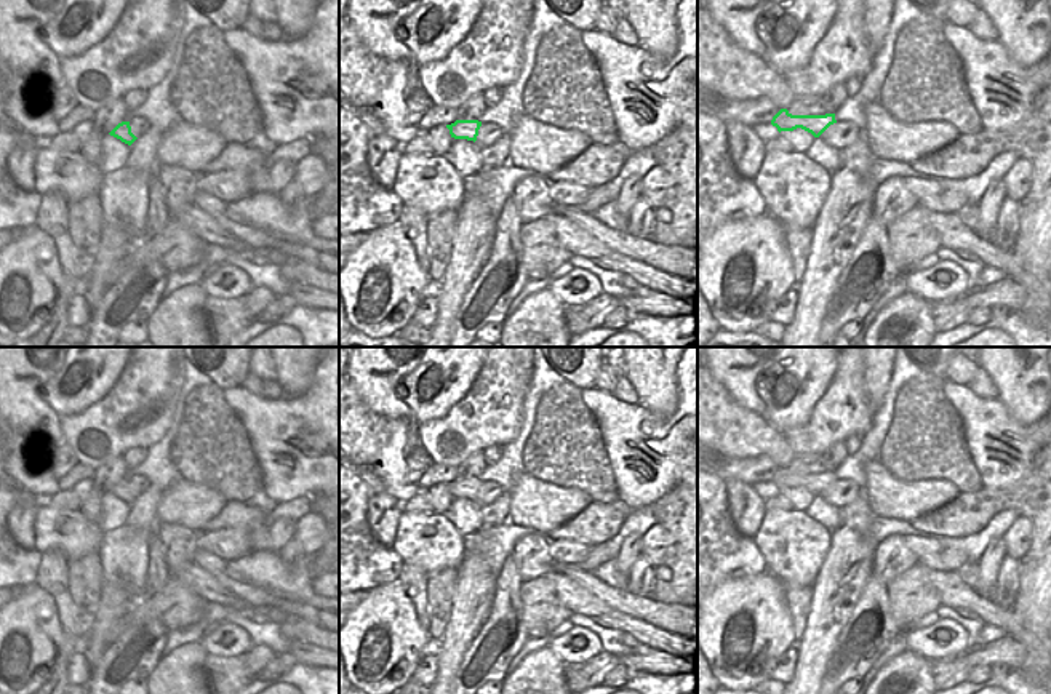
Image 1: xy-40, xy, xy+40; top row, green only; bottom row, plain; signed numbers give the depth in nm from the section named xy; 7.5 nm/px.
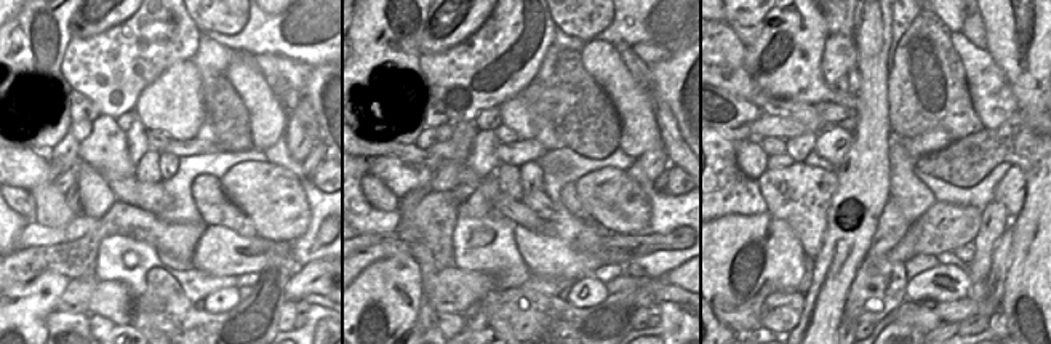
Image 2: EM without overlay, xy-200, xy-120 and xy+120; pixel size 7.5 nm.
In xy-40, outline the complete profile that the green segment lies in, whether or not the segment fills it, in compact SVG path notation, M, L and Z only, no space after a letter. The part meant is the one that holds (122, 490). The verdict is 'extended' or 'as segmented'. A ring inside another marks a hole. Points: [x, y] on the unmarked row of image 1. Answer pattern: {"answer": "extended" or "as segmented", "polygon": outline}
{"answer": "extended", "polygon": "M122 480L109 493L128 502L130 510L134 510L134 512L142 510L144 517L141 523L146 528L152 528L157 524L157 507L163 494L160 488L157 488L155 485L150 485L141 496L136 496L131 491L130 480Z"}

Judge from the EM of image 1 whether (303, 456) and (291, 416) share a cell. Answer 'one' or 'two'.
one

